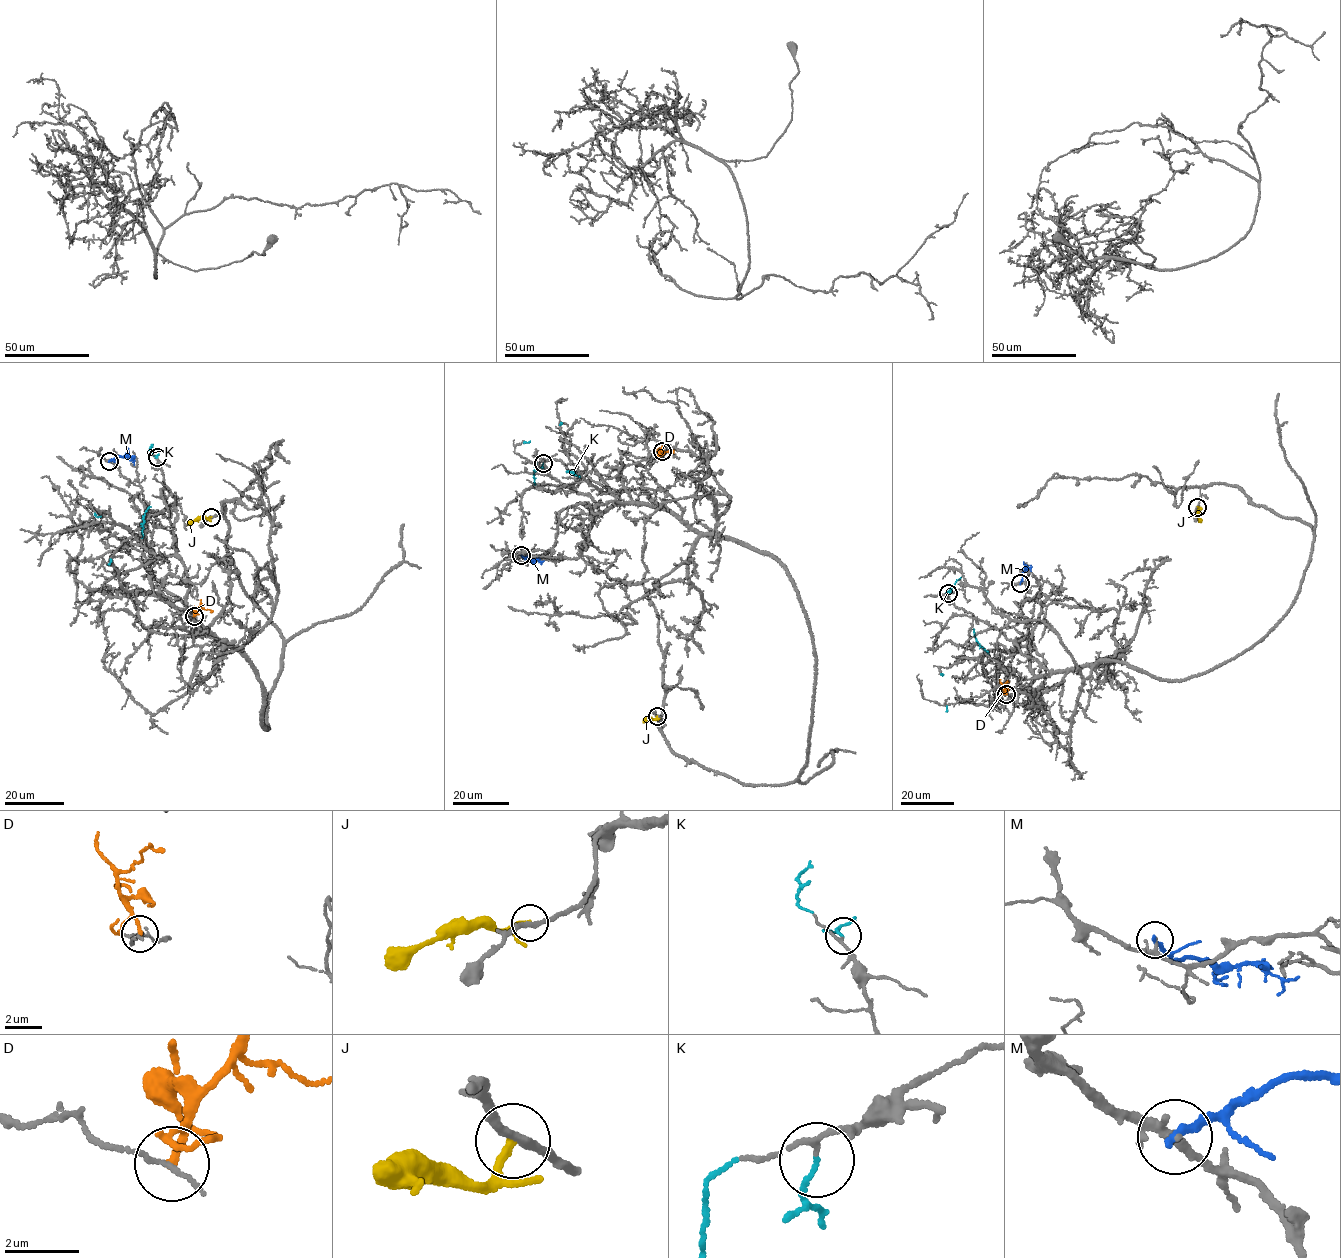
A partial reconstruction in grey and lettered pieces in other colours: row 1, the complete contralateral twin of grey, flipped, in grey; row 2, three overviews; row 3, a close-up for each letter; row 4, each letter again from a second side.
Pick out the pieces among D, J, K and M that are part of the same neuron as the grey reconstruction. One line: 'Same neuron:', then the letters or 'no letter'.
Same neuron: no letter

